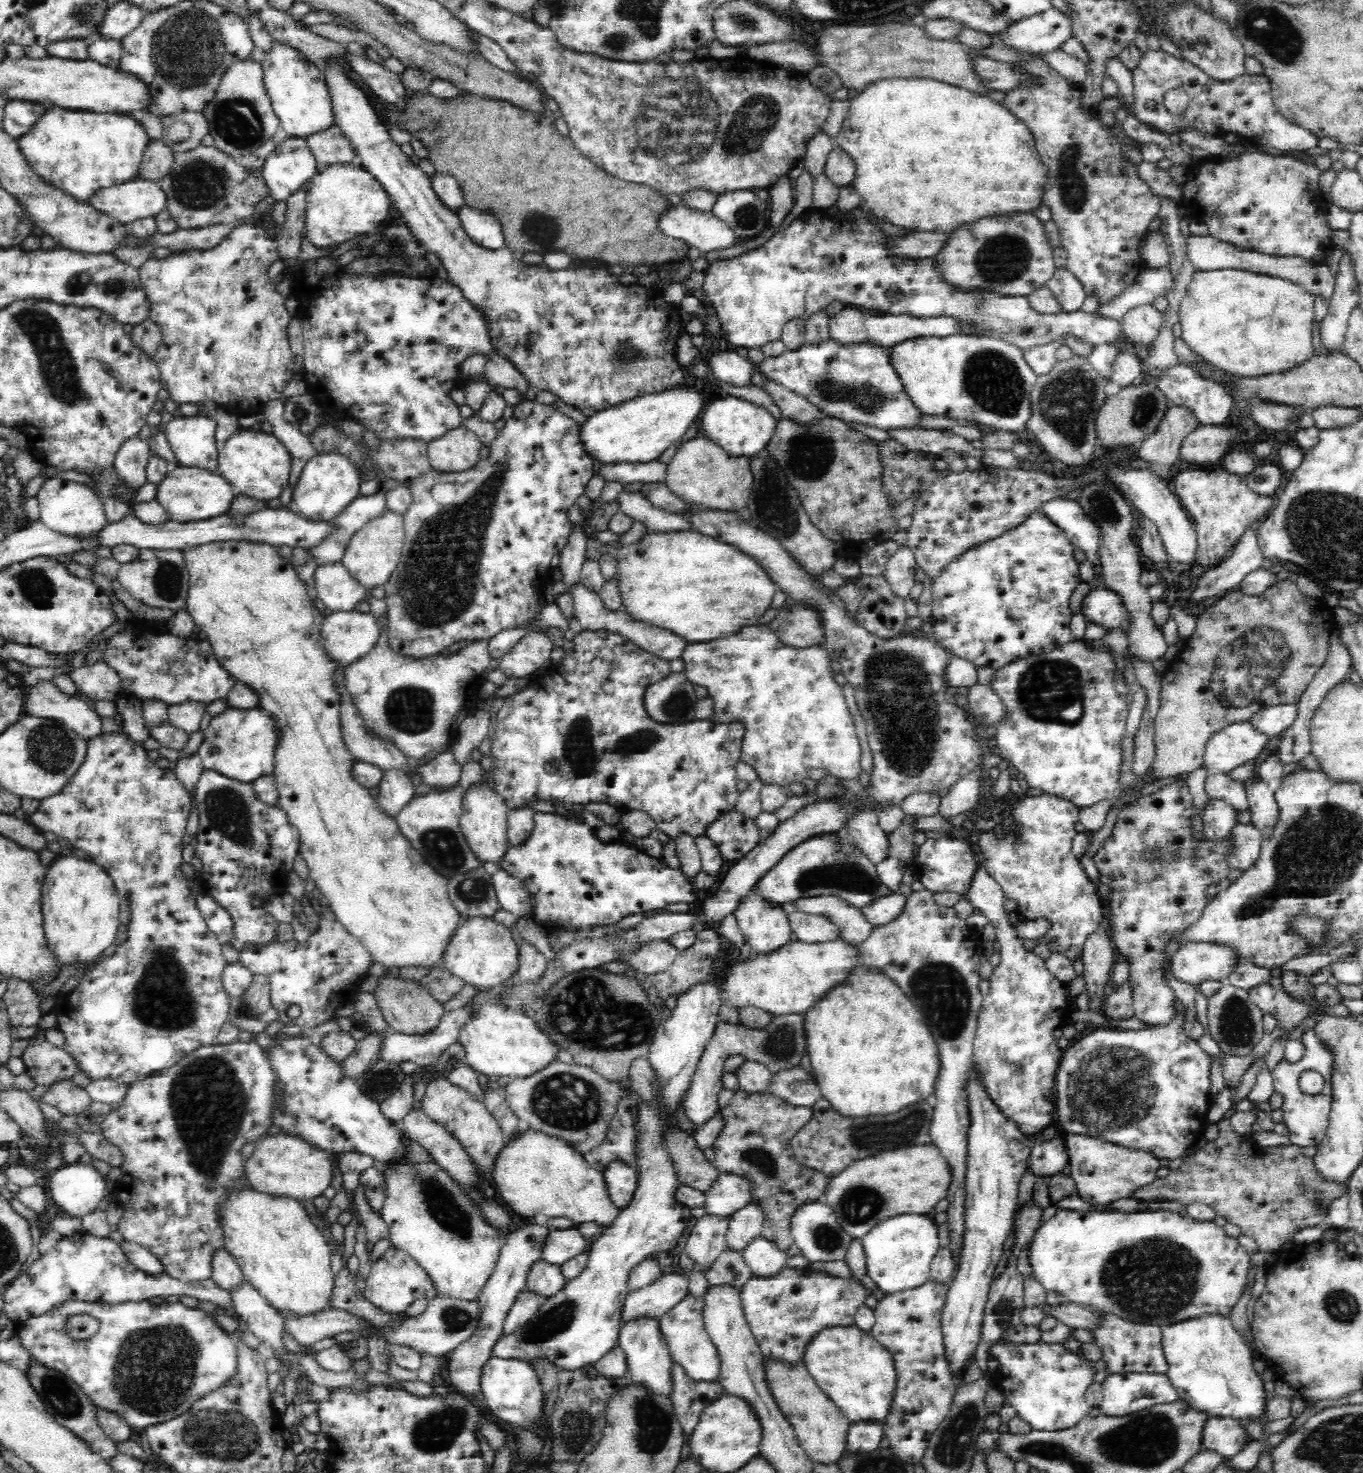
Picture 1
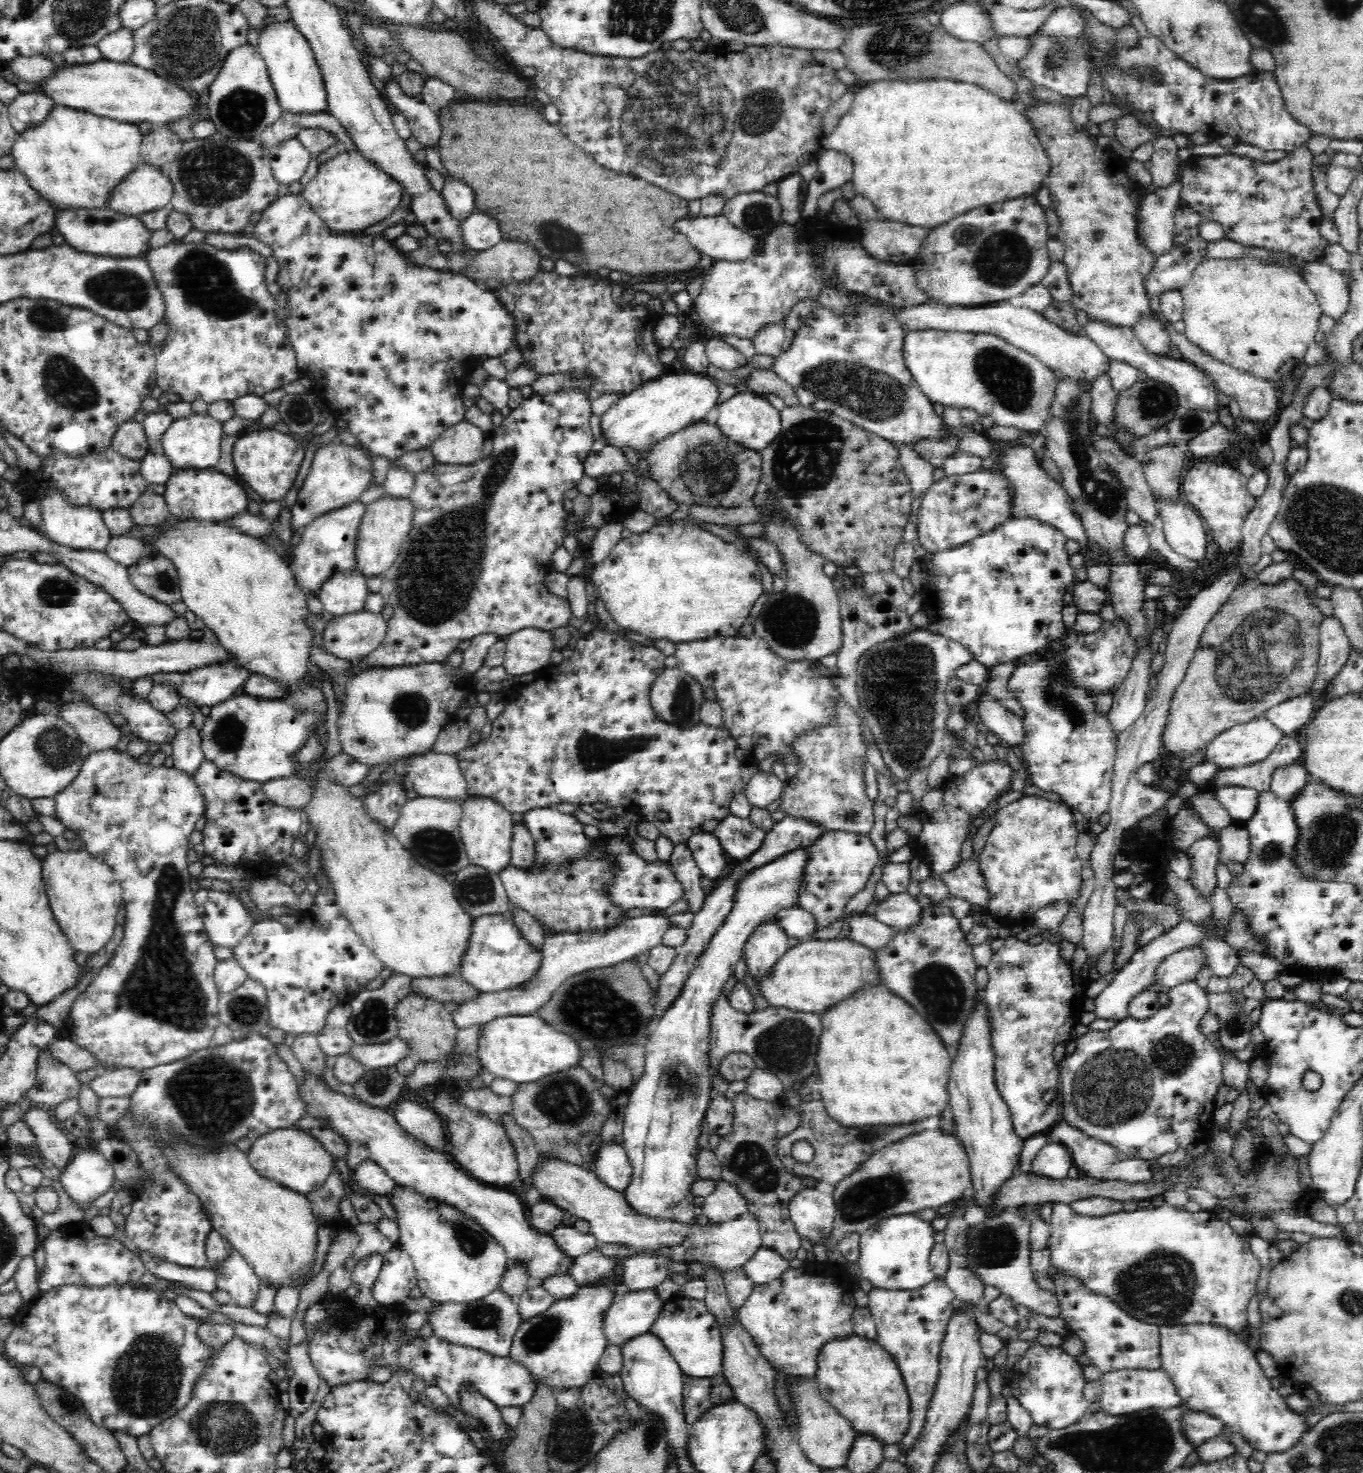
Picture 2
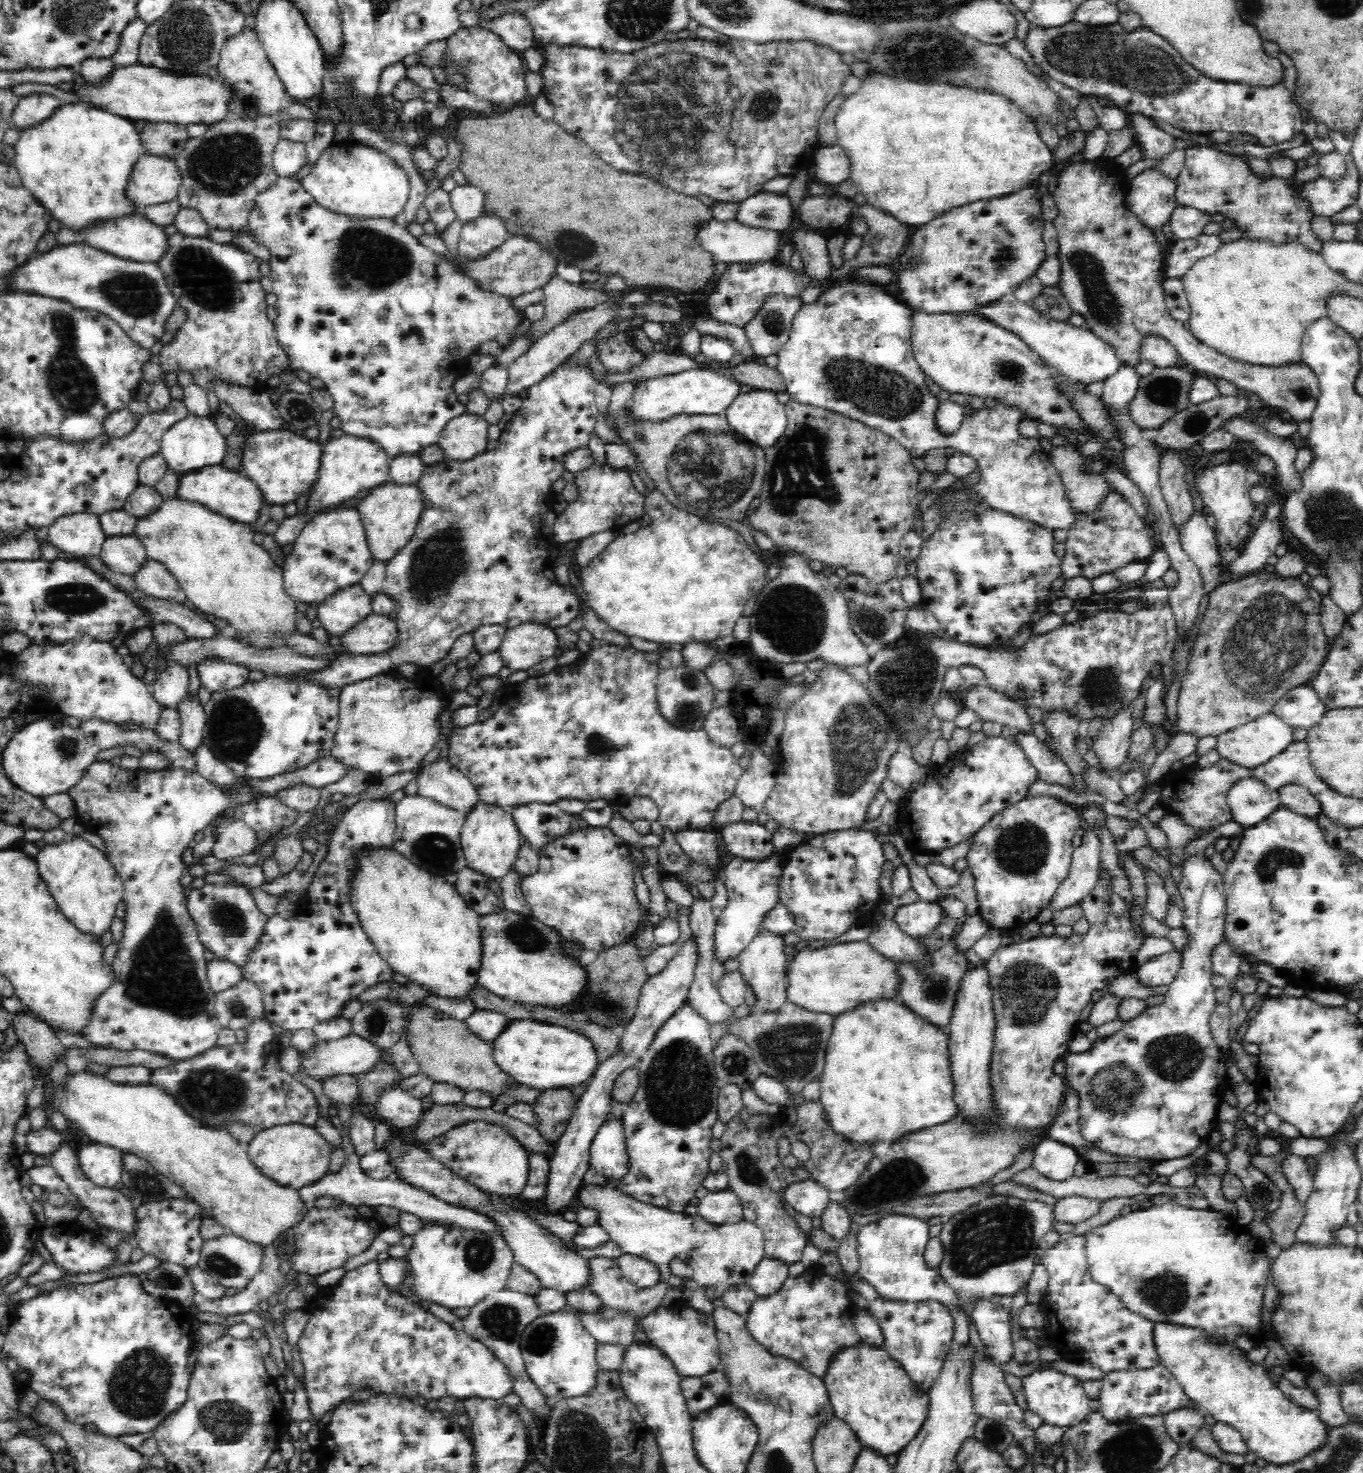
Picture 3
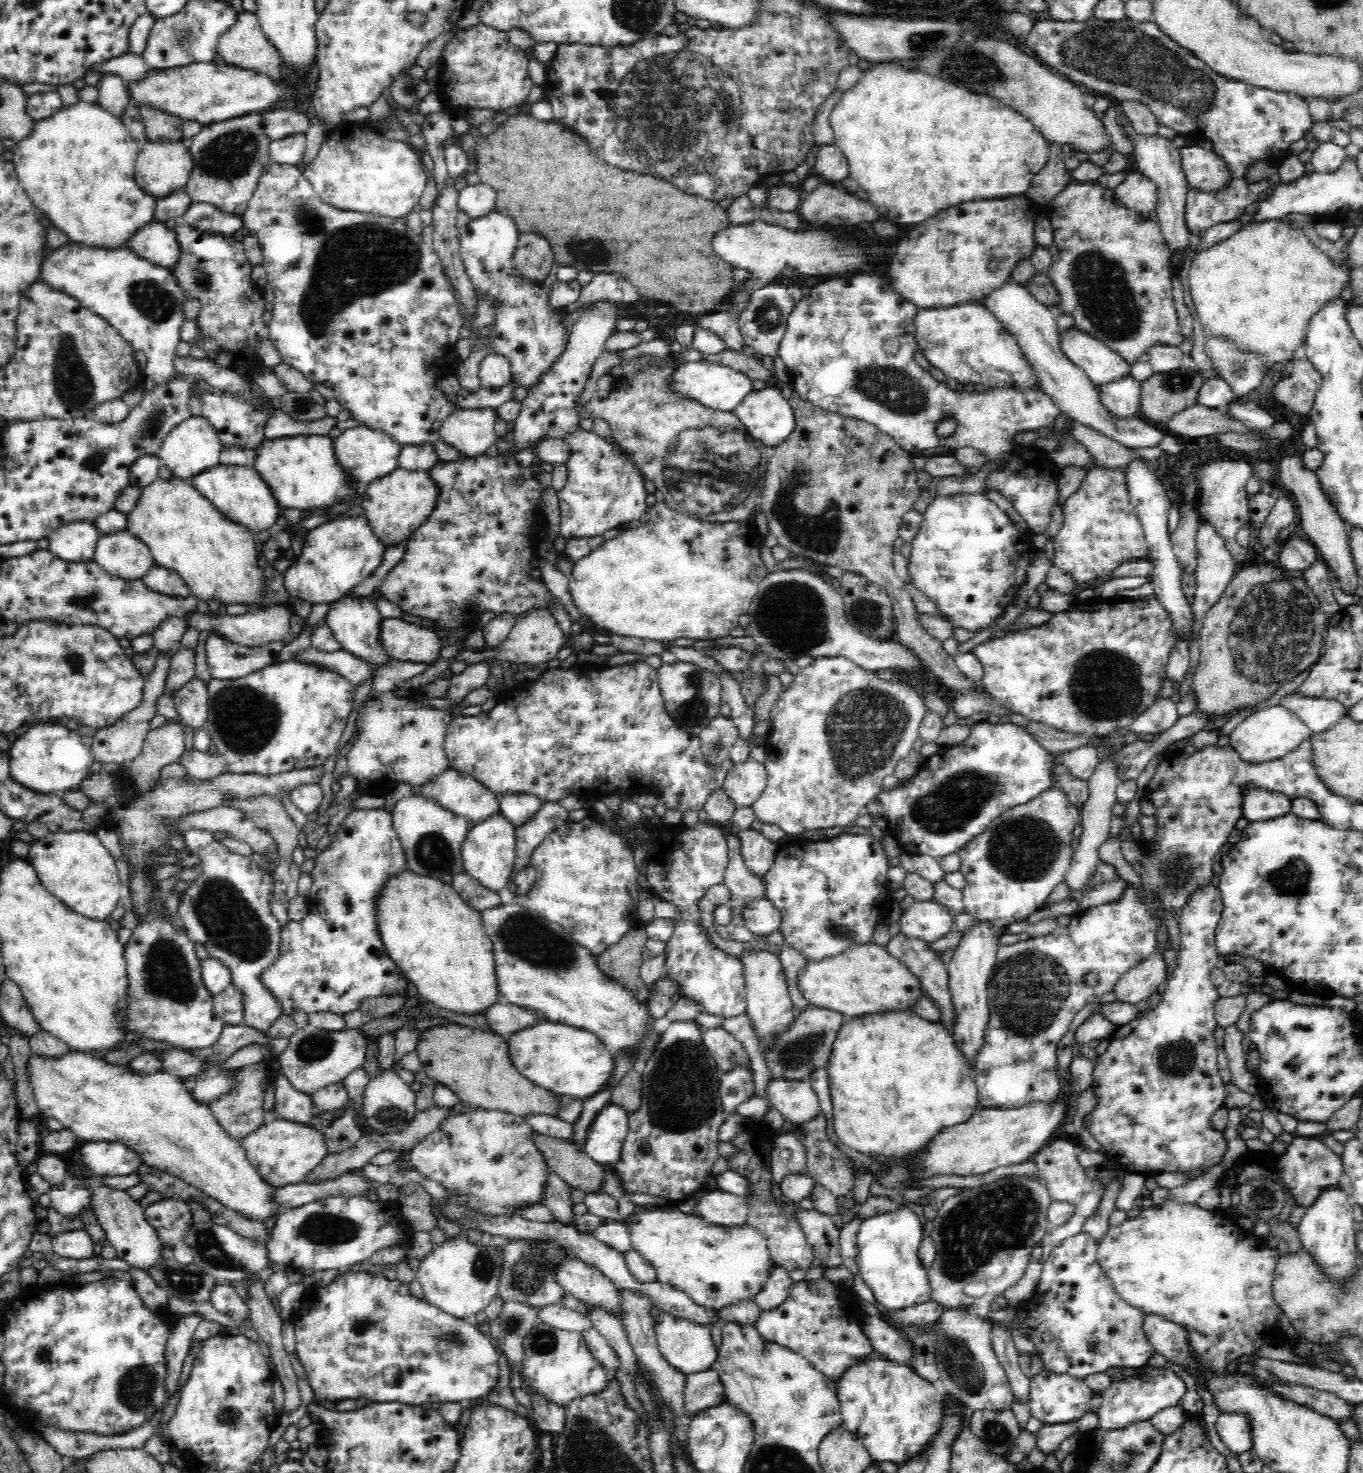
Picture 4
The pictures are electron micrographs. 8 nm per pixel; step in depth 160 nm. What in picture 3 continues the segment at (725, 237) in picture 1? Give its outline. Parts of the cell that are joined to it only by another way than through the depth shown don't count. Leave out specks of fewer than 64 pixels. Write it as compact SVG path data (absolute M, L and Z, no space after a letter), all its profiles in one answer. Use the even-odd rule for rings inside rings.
M736 219L732 220L708 220L708 228L700 228L700 244L704 244L704 250L709 252L714 260L726 264L754 264L776 259L776 254L782 246L780 231L774 229L752 228Z

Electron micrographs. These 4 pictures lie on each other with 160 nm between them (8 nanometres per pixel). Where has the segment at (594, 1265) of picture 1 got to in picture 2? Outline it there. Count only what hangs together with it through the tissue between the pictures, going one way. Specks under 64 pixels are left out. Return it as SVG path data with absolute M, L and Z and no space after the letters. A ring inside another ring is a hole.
M807 848L787 852L784 856L773 860L764 866L752 868L740 881L734 898L733 907L724 924L717 928L707 947L697 958L695 966L688 971L678 998L663 1011L653 1025L653 1031L645 1044L645 1069L642 1076L632 1084L628 1092L629 1103L625 1108L623 1122L623 1146L633 1168L632 1180L625 1188L628 1205L650 1219L678 1221L678 1223L694 1224L697 1220L697 1207L690 1188L698 1180L696 1173L696 1138L700 1134L700 1126L704 1119L710 1100L710 1071L708 1071L708 1048L711 1034L711 1012L718 1002L718 997L734 969L743 948L756 926L775 920L776 914L782 909L797 906L802 888L805 864L807 863ZM628 1257L608 1258L614 1262L615 1270L604 1281L584 1284L584 1286L578 1284L577 1294L568 1299L555 1300L555 1303L542 1314L520 1323L518 1330L512 1336L508 1357L522 1364L536 1379L537 1384L547 1384L556 1395L564 1388L578 1388L588 1383L599 1365L600 1357L609 1345L603 1331L603 1322L610 1306L614 1306L617 1288L624 1284L624 1262Z

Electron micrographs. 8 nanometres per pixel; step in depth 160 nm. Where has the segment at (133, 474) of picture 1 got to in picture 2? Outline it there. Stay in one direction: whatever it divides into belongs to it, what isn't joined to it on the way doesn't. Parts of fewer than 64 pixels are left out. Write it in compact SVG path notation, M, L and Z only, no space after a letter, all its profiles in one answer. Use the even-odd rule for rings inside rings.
M134 419L117 428L111 446L120 455L138 462L144 458L146 453L150 452L144 427Z

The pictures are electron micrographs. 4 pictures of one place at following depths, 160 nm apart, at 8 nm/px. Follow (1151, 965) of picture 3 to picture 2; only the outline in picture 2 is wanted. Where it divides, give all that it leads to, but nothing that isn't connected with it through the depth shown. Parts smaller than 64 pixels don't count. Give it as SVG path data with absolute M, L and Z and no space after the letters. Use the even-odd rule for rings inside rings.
M1193 946L1170 954L1157 966L1155 978L1164 989L1174 988L1196 978L1204 968L1209 968L1201 946Z

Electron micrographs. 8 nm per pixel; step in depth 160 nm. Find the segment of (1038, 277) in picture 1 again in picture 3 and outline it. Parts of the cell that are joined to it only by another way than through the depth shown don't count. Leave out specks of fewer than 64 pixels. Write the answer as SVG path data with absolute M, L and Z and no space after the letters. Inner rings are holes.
M1079 128L1061 138L1052 152L1053 165L1050 170L1042 172L1034 186L1024 188L1010 196L979 200L950 209L917 229L910 236L904 252L894 264L897 270L898 298L909 307L928 314L970 313L1001 300L1006 295L1015 294L1022 282L1037 276L1041 264L1047 257L1043 241L1045 220L1041 213L1041 202L1048 192L1049 178L1059 170L1064 161L1080 156L1084 150L1085 136L1086 132Z

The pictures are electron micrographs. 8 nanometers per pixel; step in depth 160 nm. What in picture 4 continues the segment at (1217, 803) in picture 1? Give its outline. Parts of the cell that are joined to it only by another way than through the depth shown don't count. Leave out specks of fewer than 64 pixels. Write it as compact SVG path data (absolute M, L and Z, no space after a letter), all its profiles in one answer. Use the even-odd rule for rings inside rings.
M1212 884L1205 885L1198 888L1192 896L1190 896L1184 904L1183 908L1180 908L1180 916L1178 916L1178 927L1180 932L1180 944L1177 952L1176 966L1172 968L1171 975L1167 980L1167 987L1162 994L1162 1000L1152 1009L1146 1011L1140 1011L1139 1015L1129 1022L1128 1024L1120 1027L1114 1035L1111 1036L1104 1054L1100 1054L1092 1060L1092 1086L1090 1086L1092 1094L1095 1096L1096 1104L1092 1110L1082 1117L1082 1129L1088 1129L1092 1139L1100 1143L1103 1148L1103 1152L1108 1157L1109 1161L1112 1161L1111 1156L1118 1156L1116 1162L1124 1165L1126 1172L1142 1173L1144 1175L1155 1175L1162 1172L1174 1172L1174 1170L1181 1170L1187 1172L1189 1180L1196 1179L1196 1176L1201 1176L1205 1171L1214 1166L1214 1164L1220 1164L1222 1162L1222 1156L1224 1156L1224 1150L1226 1150L1226 1142L1224 1144L1216 1144L1216 1140L1220 1138L1220 1134L1216 1134L1212 1128L1210 1128L1210 1116L1216 1112L1219 1108L1225 1106L1224 1104L1224 1087L1225 1084L1218 1072L1218 1047L1214 1041L1214 1031L1217 1028L1215 1019L1215 1002L1219 999L1217 987L1212 984L1210 978L1210 971L1213 968L1221 966L1219 955L1216 948L1216 927L1220 922L1221 912L1223 909L1222 896L1220 890Z

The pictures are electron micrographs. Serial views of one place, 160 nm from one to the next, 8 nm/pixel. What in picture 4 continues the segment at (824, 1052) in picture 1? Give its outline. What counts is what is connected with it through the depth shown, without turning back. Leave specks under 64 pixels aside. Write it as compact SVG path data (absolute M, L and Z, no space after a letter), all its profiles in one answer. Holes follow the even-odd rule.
M890 1010L885 1012L870 1012L872 1016L858 1016L858 1018L848 1019L840 1024L840 1031L836 1036L831 1048L830 1058L827 1064L828 1088L833 1109L833 1126L838 1138L868 1156L884 1154L884 1156L912 1156L916 1152L923 1152L928 1147L928 1142L934 1138L934 1134L939 1134L945 1127L952 1127L956 1124L966 1122L975 1112L977 1103L977 1088L975 1080L972 1079L970 1067L960 1053L960 1048L956 1047L956 1042L951 1036L950 1029L943 1024L933 1023L918 1016L914 1010Z

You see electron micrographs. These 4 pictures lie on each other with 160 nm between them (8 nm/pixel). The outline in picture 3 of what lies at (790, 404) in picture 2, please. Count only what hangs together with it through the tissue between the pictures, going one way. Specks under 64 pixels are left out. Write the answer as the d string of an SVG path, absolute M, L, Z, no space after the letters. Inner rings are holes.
M753 360L743 361L731 368L731 374L740 379L740 384L748 384L752 389L766 389L768 392L786 393L787 387L776 368L766 364L756 364Z

